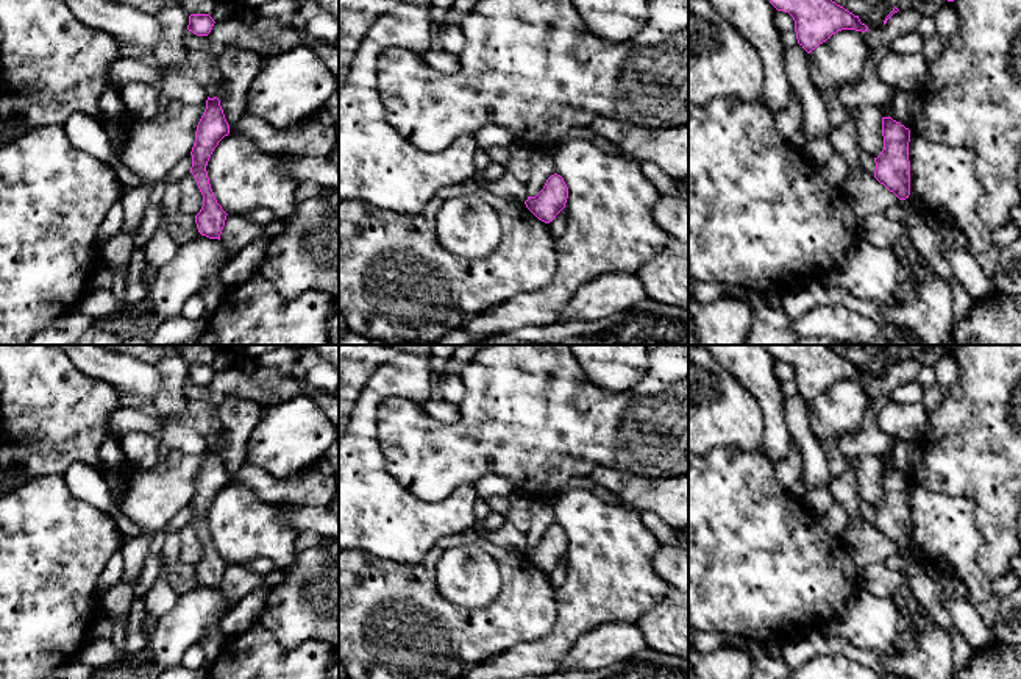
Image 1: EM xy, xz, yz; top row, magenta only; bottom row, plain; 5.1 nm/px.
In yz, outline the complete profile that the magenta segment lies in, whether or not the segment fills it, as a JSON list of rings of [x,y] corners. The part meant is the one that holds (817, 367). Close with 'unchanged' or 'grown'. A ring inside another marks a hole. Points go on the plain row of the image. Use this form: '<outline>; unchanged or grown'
[[[827,345],[765,347],[777,361],[788,362],[793,367],[798,393],[807,403],[826,392],[837,381],[868,381],[868,376],[860,371],[859,365],[837,354]]]; unchanged

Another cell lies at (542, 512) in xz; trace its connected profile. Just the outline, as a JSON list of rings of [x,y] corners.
[[[532,498],[529,515],[528,546],[535,546],[543,539],[546,529],[556,523],[553,503],[545,498]]]

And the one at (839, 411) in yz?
[[[841,379],[807,403],[815,437],[841,437],[856,432],[865,421],[868,395],[862,381]]]

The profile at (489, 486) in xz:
[[[486,475],[475,484],[476,496],[479,499],[487,499],[492,496],[510,496],[514,492],[512,482],[500,475]]]

